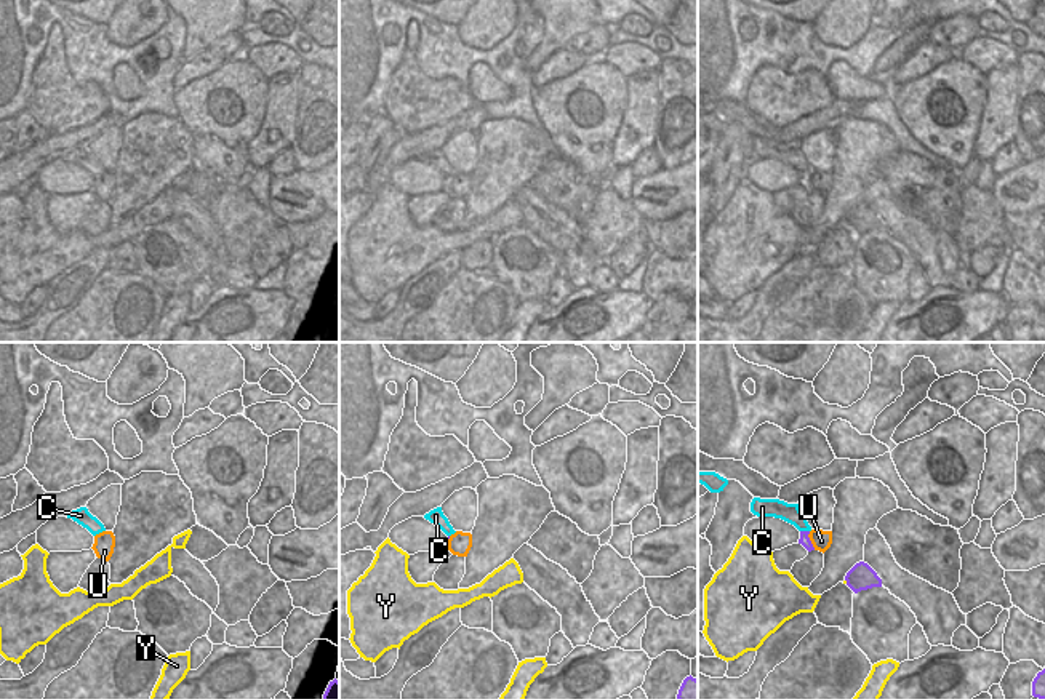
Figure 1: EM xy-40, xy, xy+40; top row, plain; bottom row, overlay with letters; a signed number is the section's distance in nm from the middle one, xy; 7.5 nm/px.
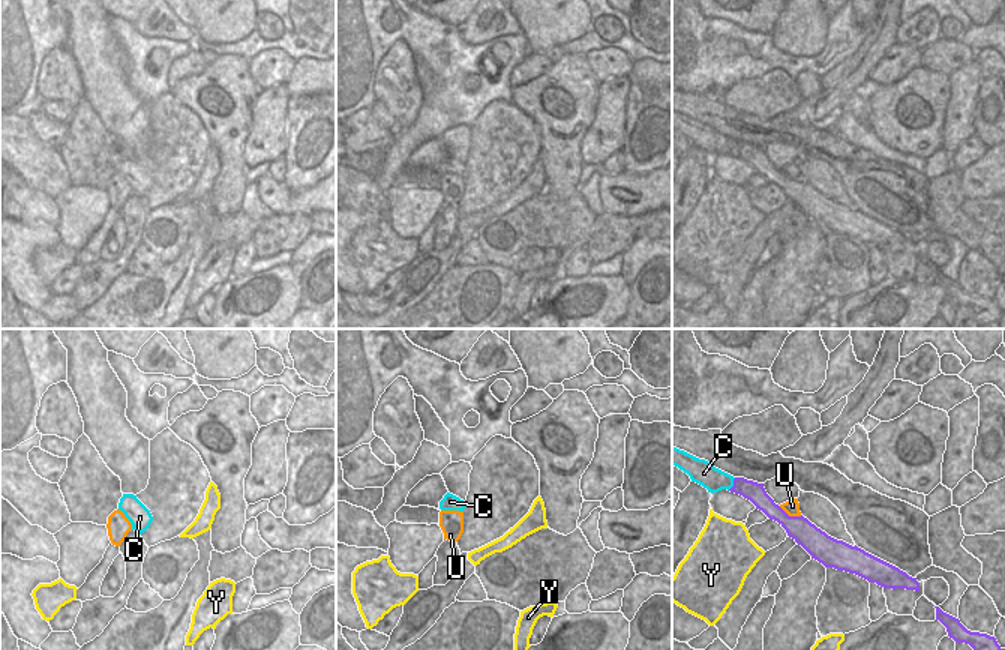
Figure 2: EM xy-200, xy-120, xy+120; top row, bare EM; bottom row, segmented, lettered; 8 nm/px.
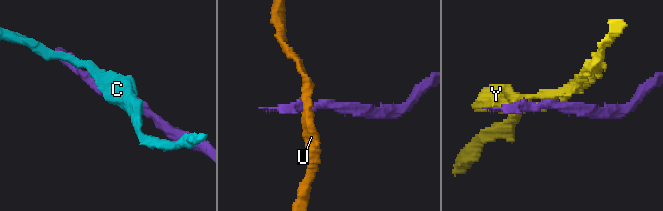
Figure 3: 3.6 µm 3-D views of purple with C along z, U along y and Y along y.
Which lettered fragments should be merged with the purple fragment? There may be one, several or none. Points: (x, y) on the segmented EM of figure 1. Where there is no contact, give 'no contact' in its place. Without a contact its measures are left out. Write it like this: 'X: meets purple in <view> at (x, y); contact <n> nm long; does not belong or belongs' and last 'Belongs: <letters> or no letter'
C: meets purple in xy+40 at (805, 531); contact 70 nm long; does not belong
U: meets purple in xy+40 at (810, 541); contact 150 nm long; does not belong
Y: meets purple in xy+40 at (845, 579); contact 40 nm long; does not belong
Belongs: no letter

